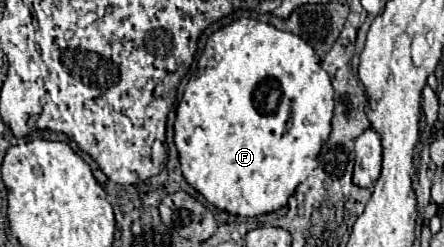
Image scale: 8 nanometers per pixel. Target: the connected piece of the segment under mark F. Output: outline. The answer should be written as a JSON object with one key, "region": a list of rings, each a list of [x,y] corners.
{"region":[[[238,18],[234,22],[230,22],[228,26],[216,30],[200,58],[198,58],[198,74],[194,78],[190,78],[186,90],[184,90],[184,98],[176,107],[176,120],[174,122],[174,142],[180,154],[180,164],[182,164],[182,174],[186,178],[188,184],[192,184],[208,202],[216,204],[218,208],[230,212],[230,214],[238,214],[238,216],[260,216],[260,214],[268,214],[274,212],[282,206],[286,206],[288,196],[296,190],[296,186],[300,182],[304,182],[310,172],[316,168],[316,158],[318,152],[322,148],[322,144],[328,140],[330,134],[330,120],[334,114],[334,88],[330,82],[330,76],[326,74],[326,70],[320,66],[320,60],[314,54],[314,48],[310,48],[310,44],[306,44],[300,36],[294,36],[292,32],[284,32],[278,30],[272,24],[260,22],[260,20],[252,20],[252,18]]]}

